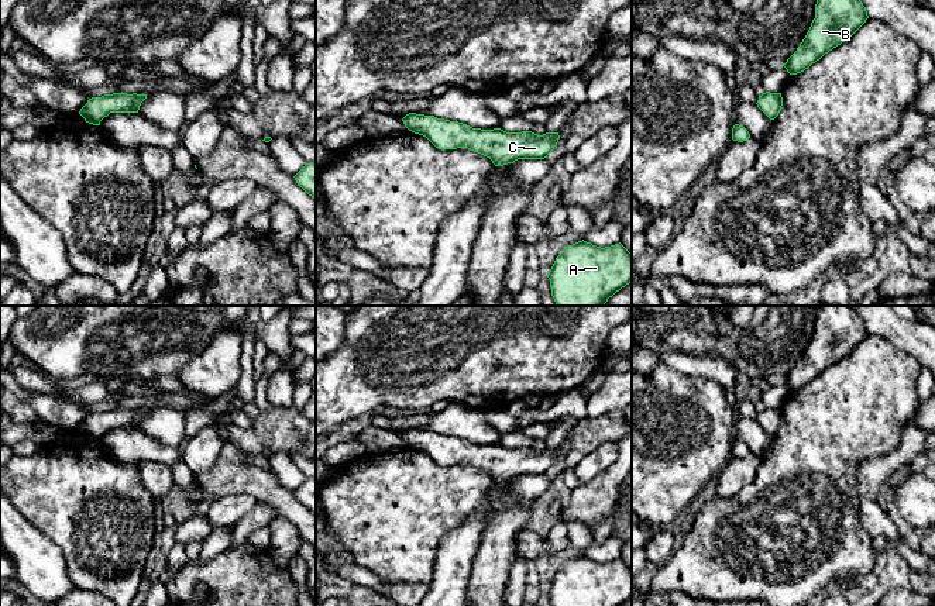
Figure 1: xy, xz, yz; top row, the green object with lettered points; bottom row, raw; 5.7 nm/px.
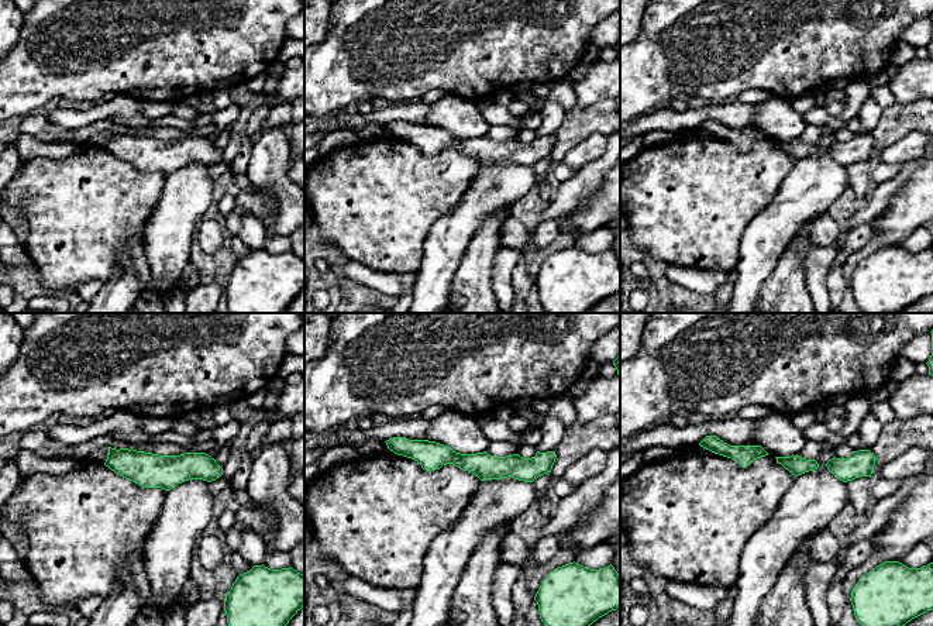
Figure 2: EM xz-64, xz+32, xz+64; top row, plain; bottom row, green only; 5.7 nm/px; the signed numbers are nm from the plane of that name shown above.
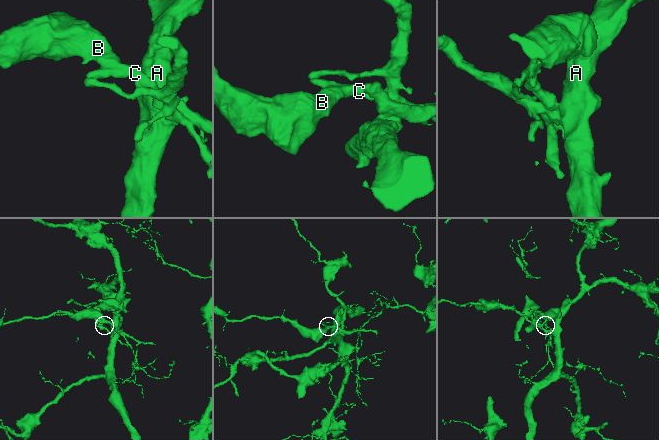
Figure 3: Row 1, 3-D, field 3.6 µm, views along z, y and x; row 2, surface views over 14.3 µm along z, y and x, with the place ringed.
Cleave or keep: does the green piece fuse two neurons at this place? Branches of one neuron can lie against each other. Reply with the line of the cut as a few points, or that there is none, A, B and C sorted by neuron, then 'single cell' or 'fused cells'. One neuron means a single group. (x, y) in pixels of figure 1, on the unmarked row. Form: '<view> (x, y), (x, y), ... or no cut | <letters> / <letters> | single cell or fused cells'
xz (419, 430), (425, 436), (439, 436), (442, 438), (444, 464) | A / B C | fused cells

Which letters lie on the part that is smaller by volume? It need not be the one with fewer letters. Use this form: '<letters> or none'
B, C

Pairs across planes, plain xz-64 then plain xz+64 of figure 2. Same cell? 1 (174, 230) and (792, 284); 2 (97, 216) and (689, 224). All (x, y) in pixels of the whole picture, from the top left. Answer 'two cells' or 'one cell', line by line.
1: one cell
2: one cell

